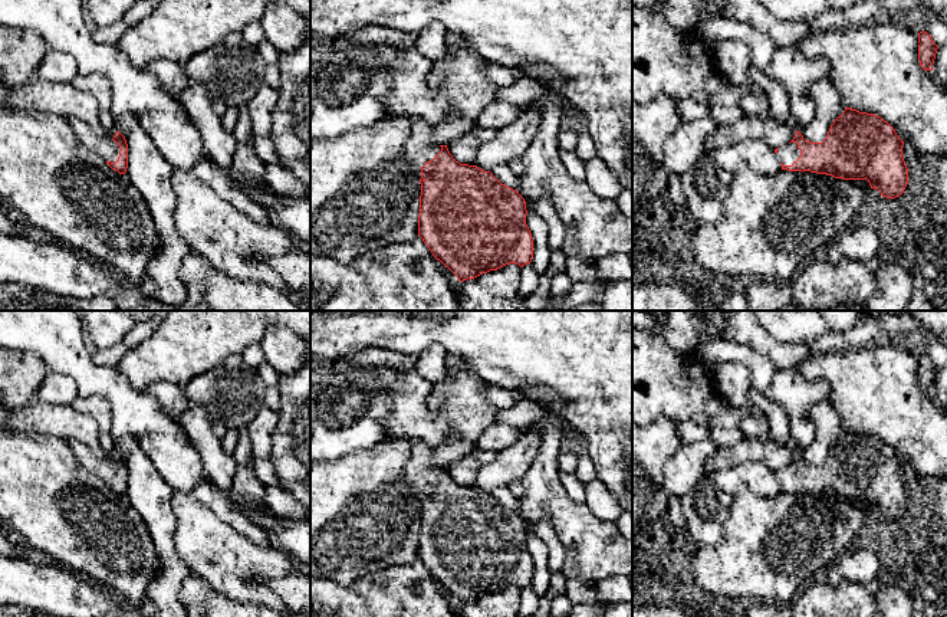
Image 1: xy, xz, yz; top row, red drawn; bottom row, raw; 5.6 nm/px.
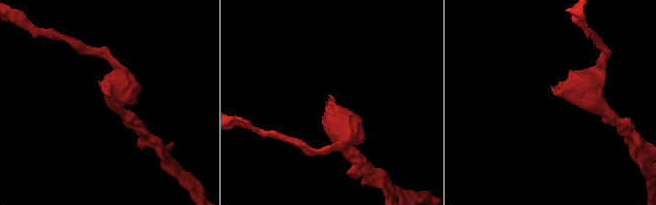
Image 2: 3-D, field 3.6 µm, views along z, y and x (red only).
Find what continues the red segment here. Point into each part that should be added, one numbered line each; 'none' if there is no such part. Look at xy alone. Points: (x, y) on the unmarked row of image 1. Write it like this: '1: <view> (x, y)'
1: xy (107, 469)

